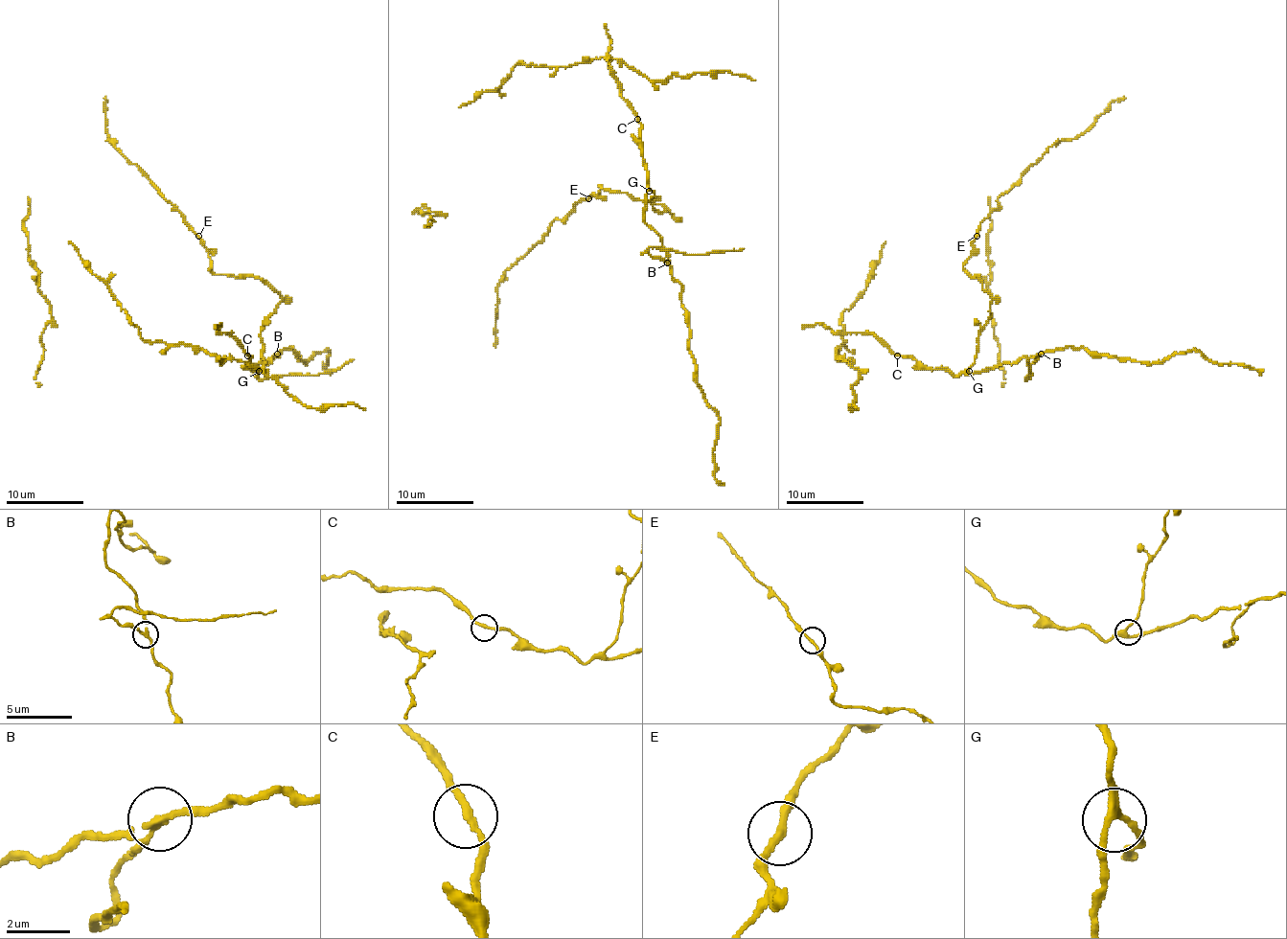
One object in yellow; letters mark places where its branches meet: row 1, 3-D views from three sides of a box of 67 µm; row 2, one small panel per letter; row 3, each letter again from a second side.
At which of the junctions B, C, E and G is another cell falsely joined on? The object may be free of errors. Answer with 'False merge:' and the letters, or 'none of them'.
False merge: B

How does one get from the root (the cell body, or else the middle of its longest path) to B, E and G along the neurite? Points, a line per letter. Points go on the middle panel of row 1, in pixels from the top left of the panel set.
B: (639, 119), (641, 153), (647, 171), (645, 221), (660, 237), (668, 263)
E: (639, 119), (647, 187), (654, 194), (651, 204), (672, 214), (660, 204), (604, 191), (602, 185), (588, 198)
G: (639, 119), (641, 153), (649, 191)

